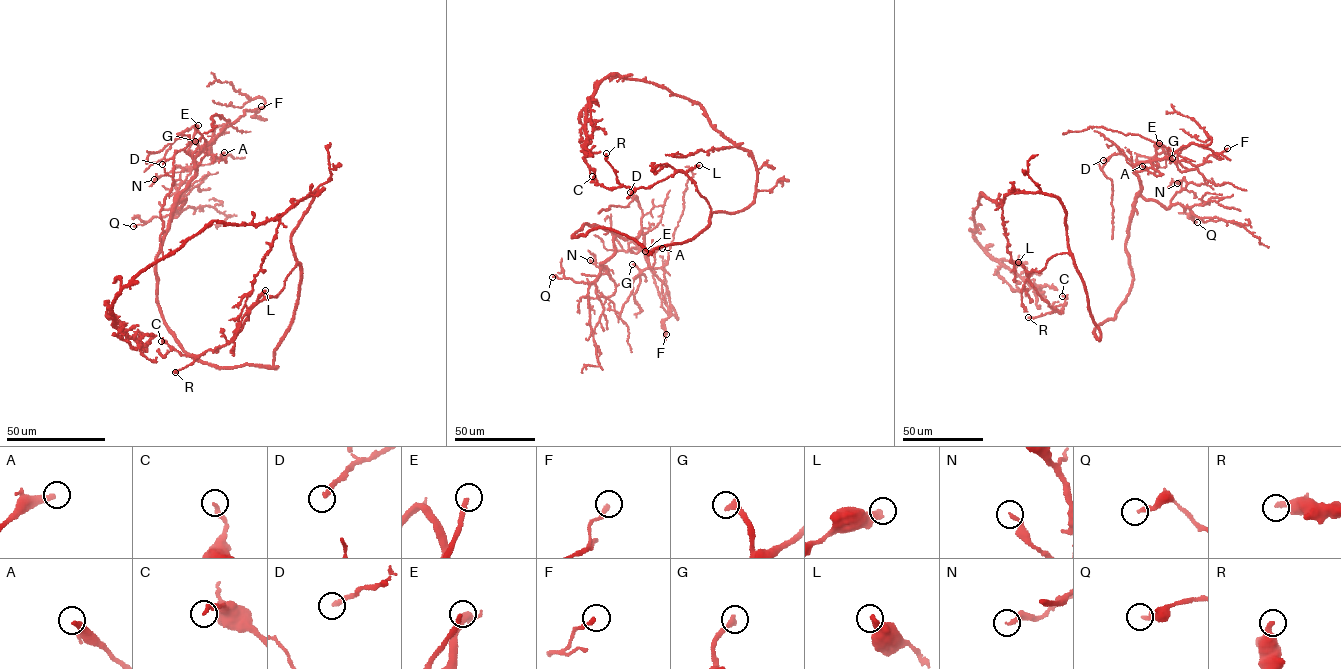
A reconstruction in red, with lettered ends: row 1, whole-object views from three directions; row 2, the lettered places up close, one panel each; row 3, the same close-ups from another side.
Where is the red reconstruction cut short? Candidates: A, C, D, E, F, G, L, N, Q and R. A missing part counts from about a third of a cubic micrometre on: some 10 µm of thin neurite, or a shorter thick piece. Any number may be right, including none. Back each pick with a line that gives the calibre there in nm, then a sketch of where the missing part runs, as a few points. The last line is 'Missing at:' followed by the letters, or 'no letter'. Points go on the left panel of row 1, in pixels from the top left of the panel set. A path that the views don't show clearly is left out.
A: 320 nm thick
D: 240 nm thick
E: 260 nm thick; missing branch runs (198, 125), (199, 106), (189, 99)
G: 320 nm thick
Missing at: A, D, E, G

